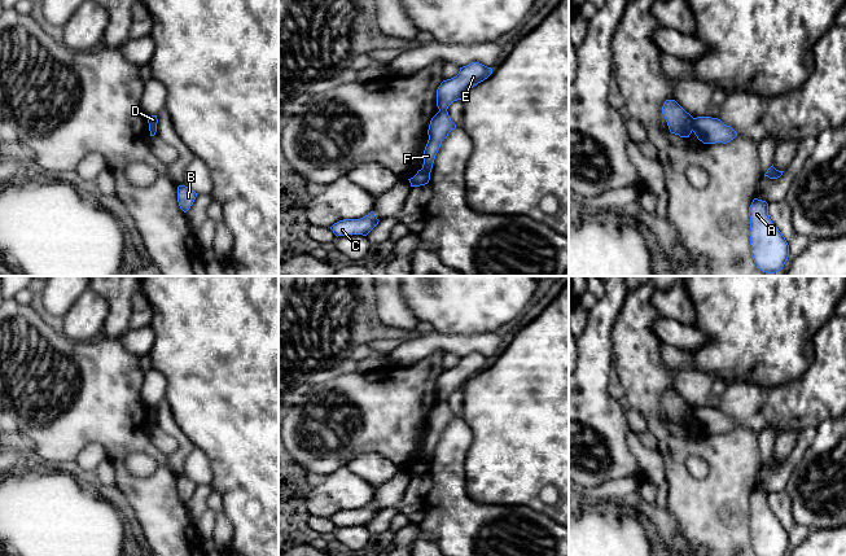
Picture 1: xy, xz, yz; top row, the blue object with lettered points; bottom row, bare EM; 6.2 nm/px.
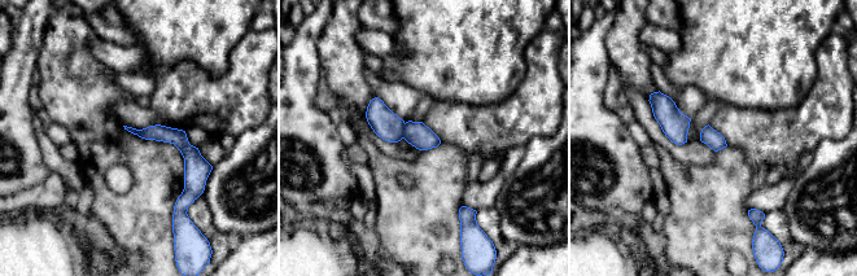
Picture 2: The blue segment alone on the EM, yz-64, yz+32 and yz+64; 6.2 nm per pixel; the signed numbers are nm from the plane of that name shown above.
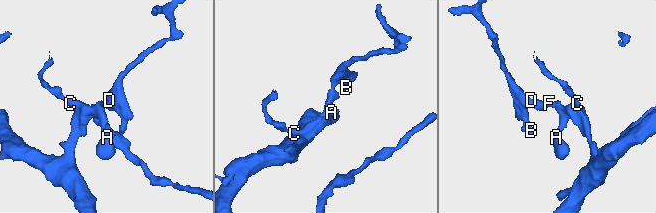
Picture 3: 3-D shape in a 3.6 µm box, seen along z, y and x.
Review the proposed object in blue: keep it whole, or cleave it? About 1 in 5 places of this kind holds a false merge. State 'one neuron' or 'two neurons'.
two neurons

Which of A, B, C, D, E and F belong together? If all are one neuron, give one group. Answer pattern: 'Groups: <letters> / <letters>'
Groups: A C F / B D E

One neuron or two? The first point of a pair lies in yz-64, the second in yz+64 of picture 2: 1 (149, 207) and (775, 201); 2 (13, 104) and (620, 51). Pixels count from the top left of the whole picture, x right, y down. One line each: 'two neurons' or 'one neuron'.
1: two neurons
2: two neurons

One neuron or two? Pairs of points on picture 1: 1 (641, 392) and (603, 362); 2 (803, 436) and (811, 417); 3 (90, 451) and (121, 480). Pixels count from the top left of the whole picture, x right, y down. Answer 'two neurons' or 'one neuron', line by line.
1: two neurons
2: two neurons
3: two neurons

